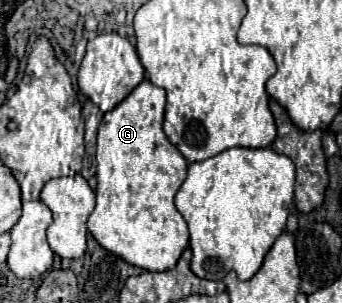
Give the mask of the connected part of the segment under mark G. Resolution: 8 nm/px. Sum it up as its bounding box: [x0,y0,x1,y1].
[87,79,189,271]

